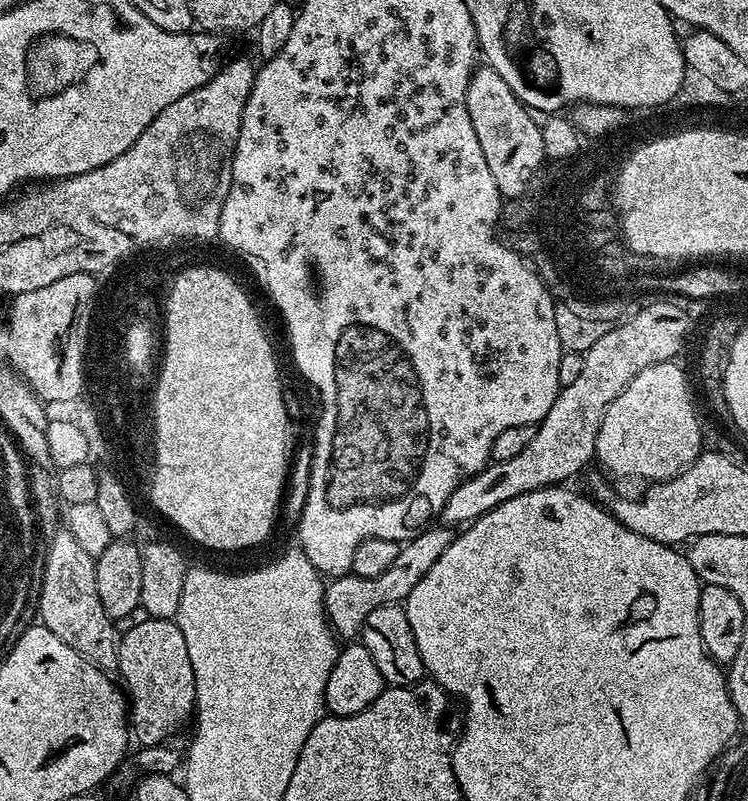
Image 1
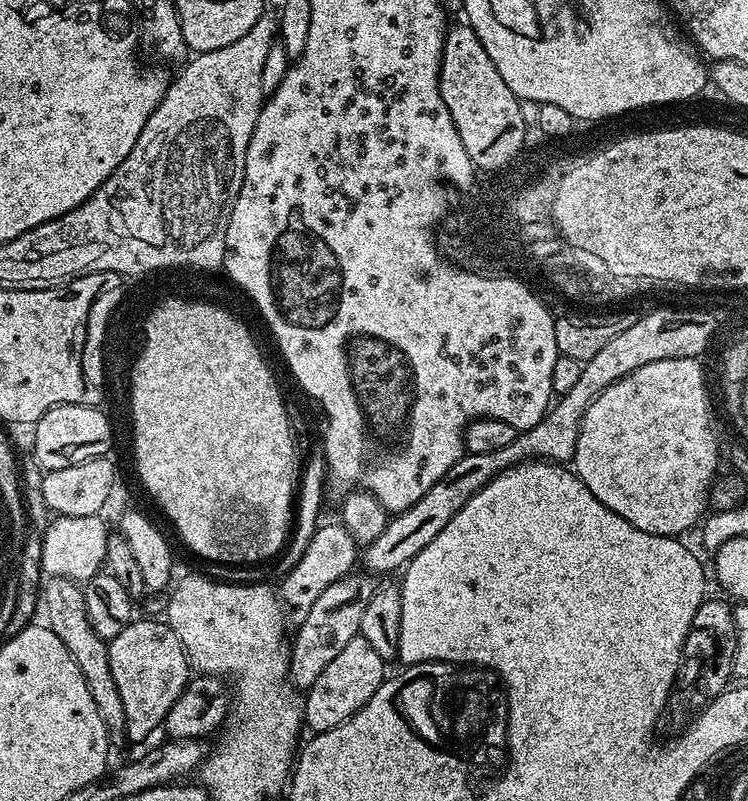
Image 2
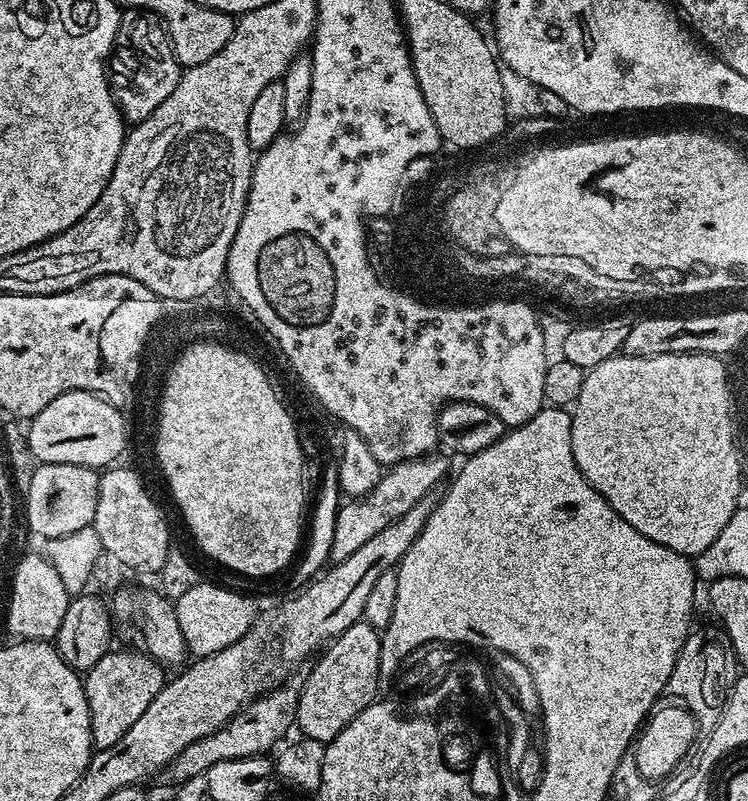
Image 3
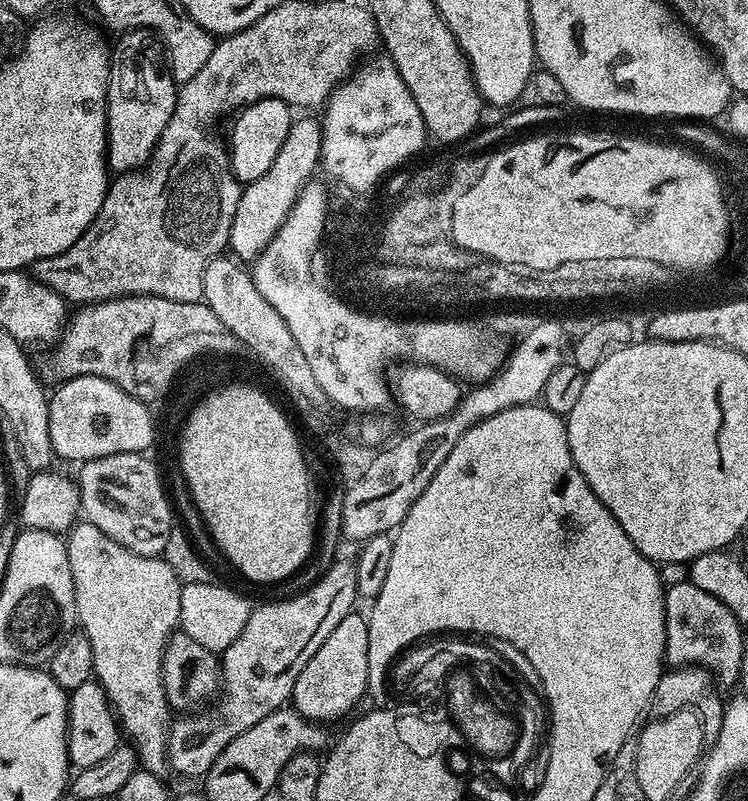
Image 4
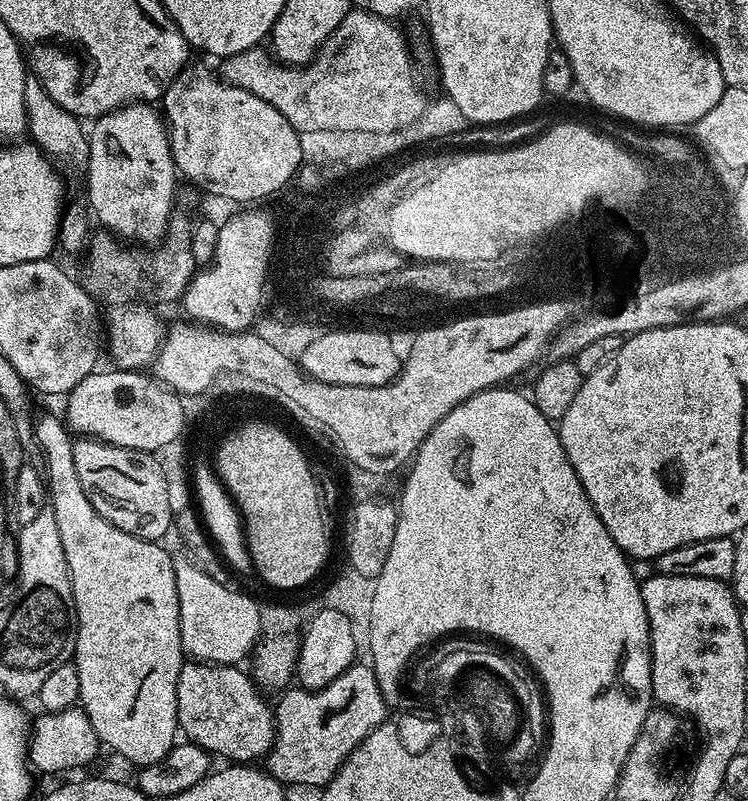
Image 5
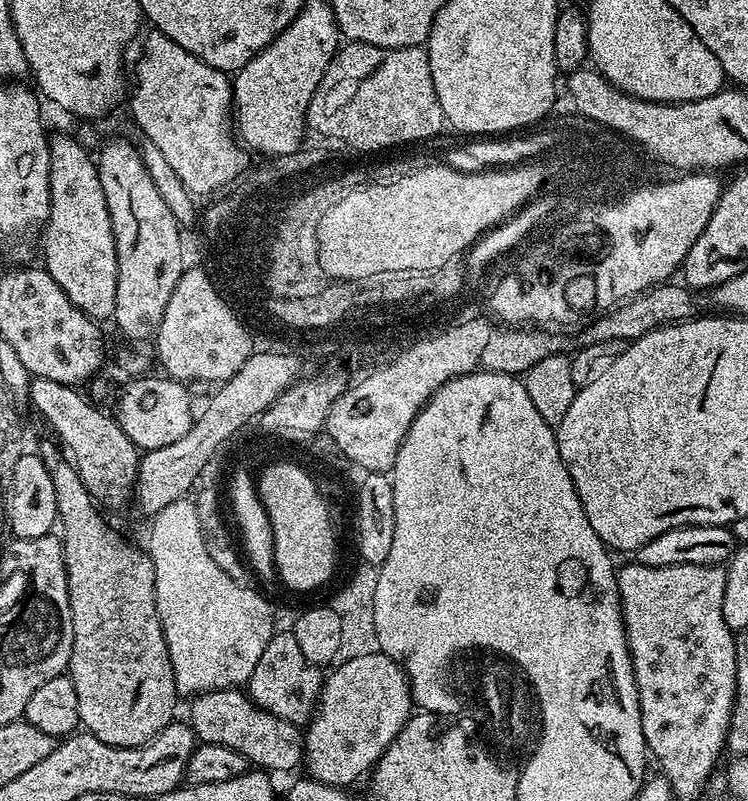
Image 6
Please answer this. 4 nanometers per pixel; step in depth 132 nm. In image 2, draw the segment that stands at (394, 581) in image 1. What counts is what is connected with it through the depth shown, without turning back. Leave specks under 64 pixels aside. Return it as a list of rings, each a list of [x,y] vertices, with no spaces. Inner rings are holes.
[[[346,575],[334,582],[334,586],[326,586],[326,590],[318,594],[314,606],[310,606],[306,622],[295,629],[296,637],[290,640],[290,680],[297,689],[307,690],[316,681],[318,674],[322,674],[322,670],[330,666],[331,660],[350,643],[350,638],[360,635],[366,602],[376,593],[378,584],[372,581],[375,579],[371,575],[356,575]]]

